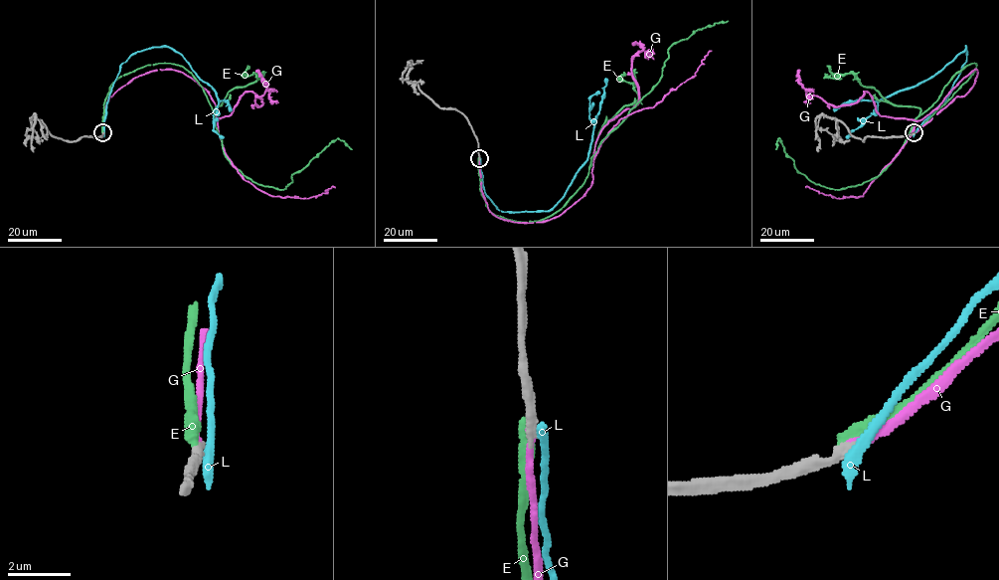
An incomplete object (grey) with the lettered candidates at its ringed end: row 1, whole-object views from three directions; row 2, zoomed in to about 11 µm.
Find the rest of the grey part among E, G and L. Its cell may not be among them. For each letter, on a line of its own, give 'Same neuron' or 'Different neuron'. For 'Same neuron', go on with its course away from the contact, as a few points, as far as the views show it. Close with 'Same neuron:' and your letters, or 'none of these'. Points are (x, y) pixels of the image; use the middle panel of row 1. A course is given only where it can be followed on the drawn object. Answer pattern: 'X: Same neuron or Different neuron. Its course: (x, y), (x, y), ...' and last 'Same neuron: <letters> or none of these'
E: Different neuron
G: Same neuron. Its course: (479, 159), (494, 216), (557, 218), (589, 188), (598, 148), (621, 118), (693, 78), (712, 50)
L: Different neuron
Same neuron: G

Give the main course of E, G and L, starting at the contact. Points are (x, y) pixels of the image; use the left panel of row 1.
E: (102, 133), (116, 80), (174, 64), (203, 88), (224, 155), (258, 184), (285, 188), (337, 139), (351, 149)
G: (102, 133), (108, 98), (137, 77), (174, 70), (213, 100), (222, 146), (245, 180), (282, 197), (335, 187)
L: (103, 133), (106, 103), (123, 63), (138, 51), (171, 47), (215, 91), (213, 129), (224, 137)

